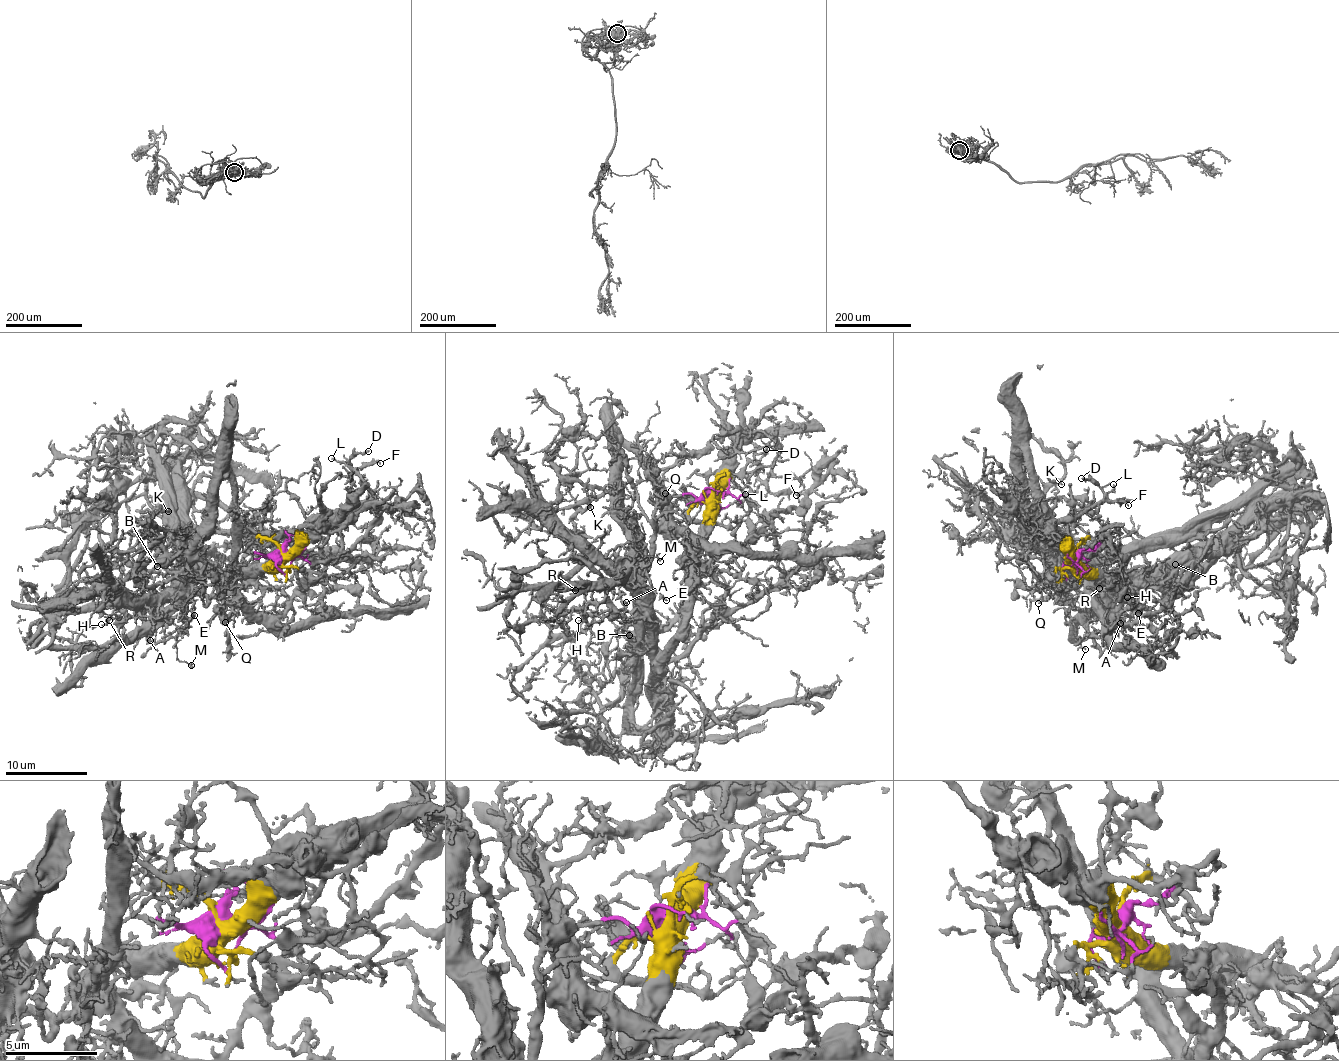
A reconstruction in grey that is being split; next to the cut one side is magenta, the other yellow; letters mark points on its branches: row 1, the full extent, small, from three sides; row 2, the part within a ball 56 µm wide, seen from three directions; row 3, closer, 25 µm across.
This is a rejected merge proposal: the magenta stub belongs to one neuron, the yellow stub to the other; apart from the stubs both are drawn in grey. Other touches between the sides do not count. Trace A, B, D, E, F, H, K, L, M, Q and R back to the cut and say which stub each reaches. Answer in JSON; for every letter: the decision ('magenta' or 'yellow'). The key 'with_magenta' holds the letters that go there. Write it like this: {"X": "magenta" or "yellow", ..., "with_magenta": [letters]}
{"A": "magenta", "B": "magenta", "D": "yellow", "E": "magenta", "F": "yellow", "H": "magenta", "K": "magenta", "L": "yellow", "M": "magenta", "Q": "magenta", "R": "magenta", "with_magenta": ["A", "B", "E", "H", "K", "M", "Q", "R"]}

